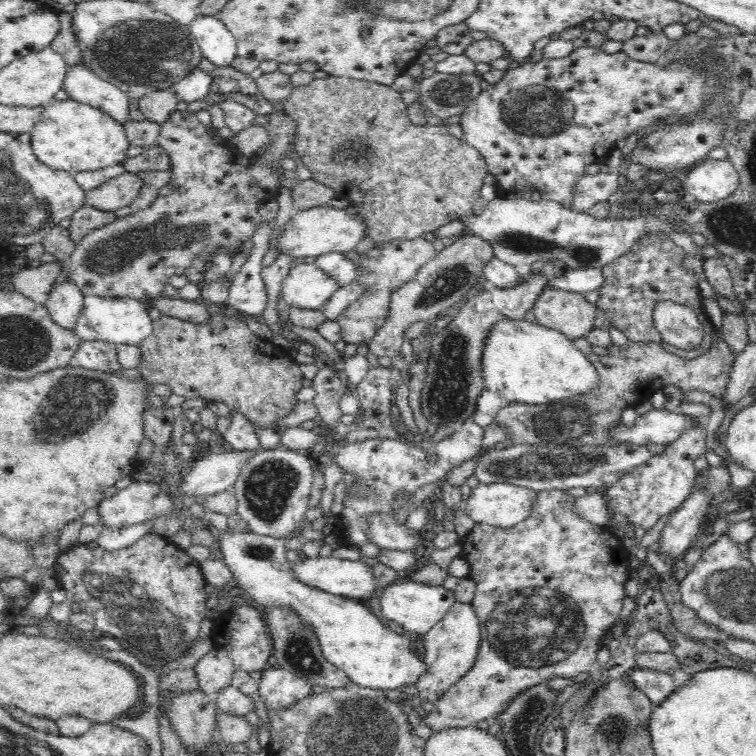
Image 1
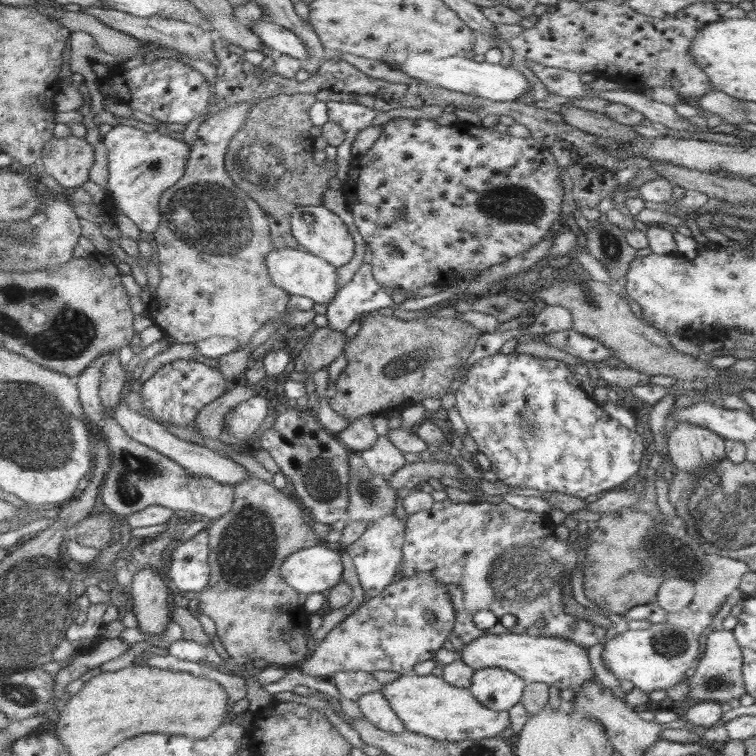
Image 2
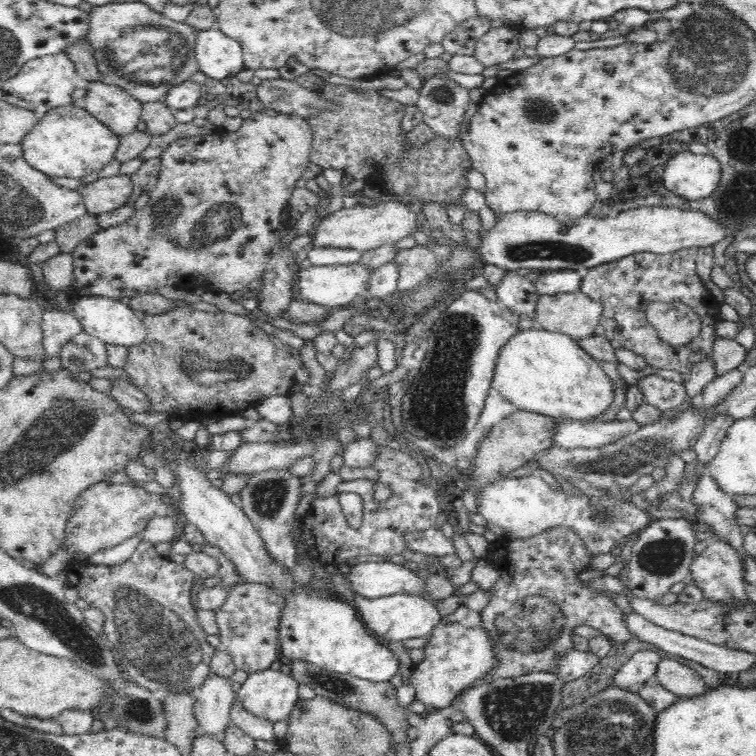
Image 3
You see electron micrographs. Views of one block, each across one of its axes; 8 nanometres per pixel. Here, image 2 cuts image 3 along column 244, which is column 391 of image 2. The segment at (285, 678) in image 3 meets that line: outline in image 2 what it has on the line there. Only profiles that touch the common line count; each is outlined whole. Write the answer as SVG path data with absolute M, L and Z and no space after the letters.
M402 674L394 682L384 684L381 692L407 730L435 740L461 742L495 738L510 726L508 711L496 712L482 706L468 689L448 685L448 682L433 675Z

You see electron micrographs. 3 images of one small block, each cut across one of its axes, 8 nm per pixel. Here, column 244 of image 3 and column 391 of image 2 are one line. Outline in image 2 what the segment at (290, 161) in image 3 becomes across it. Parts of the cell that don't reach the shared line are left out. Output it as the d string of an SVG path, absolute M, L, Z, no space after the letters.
M396 117L384 126L380 138L374 142L366 155L356 155L352 158L349 179L343 183L340 191L344 194L360 236L372 250L374 261L371 262L371 266L374 280L387 290L400 288L415 293L427 284L448 288L449 285L469 274L474 278L482 270L488 271L493 266L501 265L544 239L549 234L549 229L558 223L563 211L565 193L561 184L561 171L556 158L538 139L514 137L507 132L502 134L492 128L460 122L451 126L442 126L435 119Z

